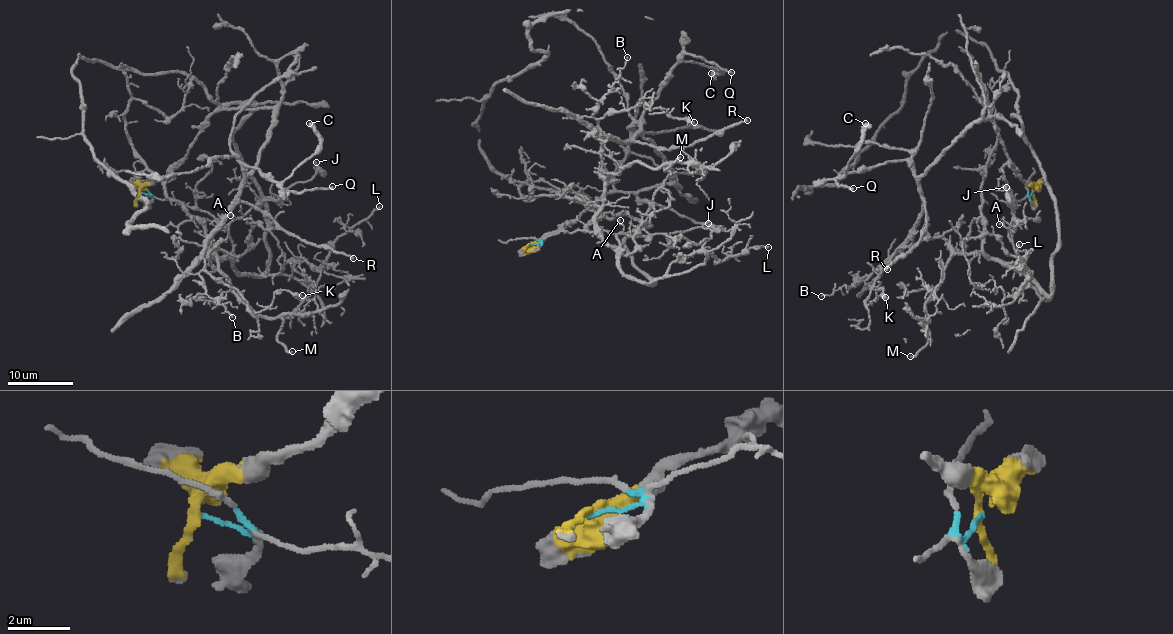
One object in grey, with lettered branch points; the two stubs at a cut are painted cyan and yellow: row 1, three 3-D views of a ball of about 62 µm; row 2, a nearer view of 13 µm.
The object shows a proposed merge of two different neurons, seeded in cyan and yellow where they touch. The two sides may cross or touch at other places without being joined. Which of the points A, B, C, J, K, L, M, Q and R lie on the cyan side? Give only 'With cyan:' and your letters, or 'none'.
With cyan: A, B, J, K, L, M

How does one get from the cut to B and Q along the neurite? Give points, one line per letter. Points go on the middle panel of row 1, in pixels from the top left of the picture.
B: (528, 244), (599, 230), (620, 245), (606, 244), (595, 221), (604, 183), (592, 115), (628, 57)
Q: (528, 244), (609, 193), (668, 183), (667, 161), (642, 135), (643, 110), (686, 53), (732, 73)

